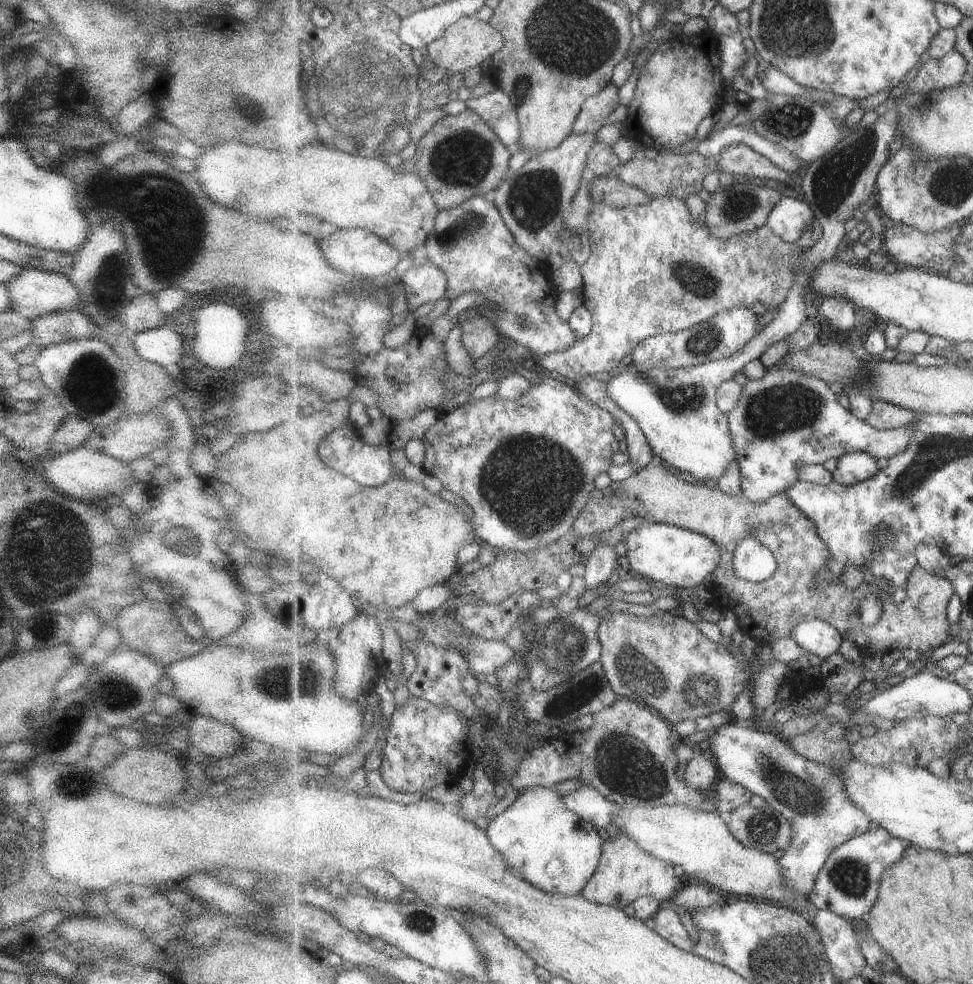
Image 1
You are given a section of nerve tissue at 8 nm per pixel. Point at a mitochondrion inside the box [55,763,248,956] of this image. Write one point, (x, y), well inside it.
(69, 782)

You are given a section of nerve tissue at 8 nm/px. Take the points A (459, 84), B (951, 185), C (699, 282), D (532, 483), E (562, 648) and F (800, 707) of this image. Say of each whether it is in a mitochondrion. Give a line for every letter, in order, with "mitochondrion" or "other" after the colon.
A: other
B: mitochondrion
C: mitochondrion
D: mitochondrion
E: mitochondrion
F: other

